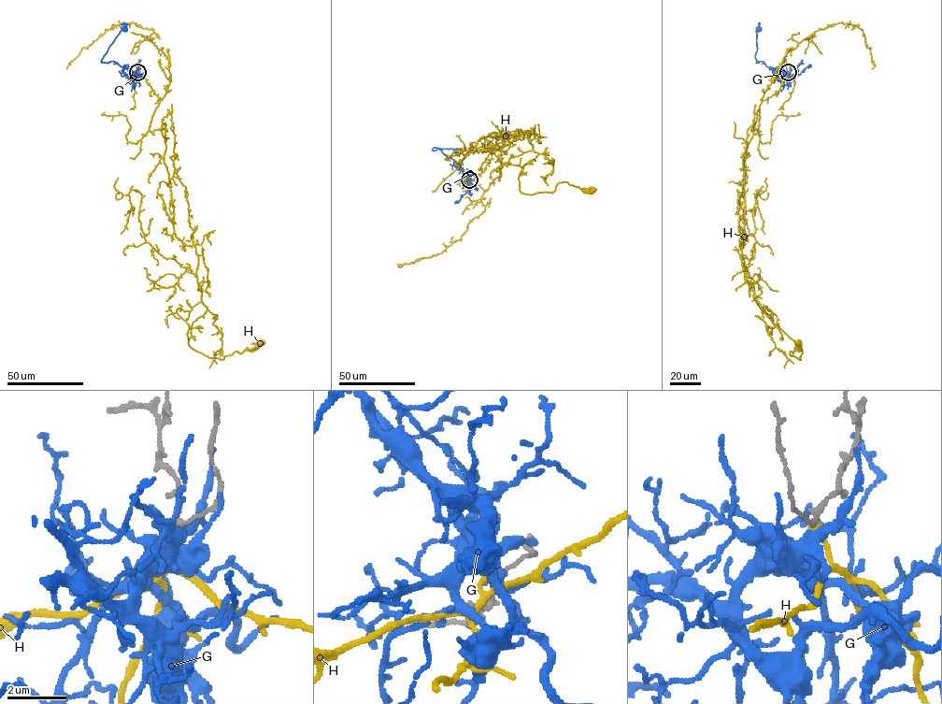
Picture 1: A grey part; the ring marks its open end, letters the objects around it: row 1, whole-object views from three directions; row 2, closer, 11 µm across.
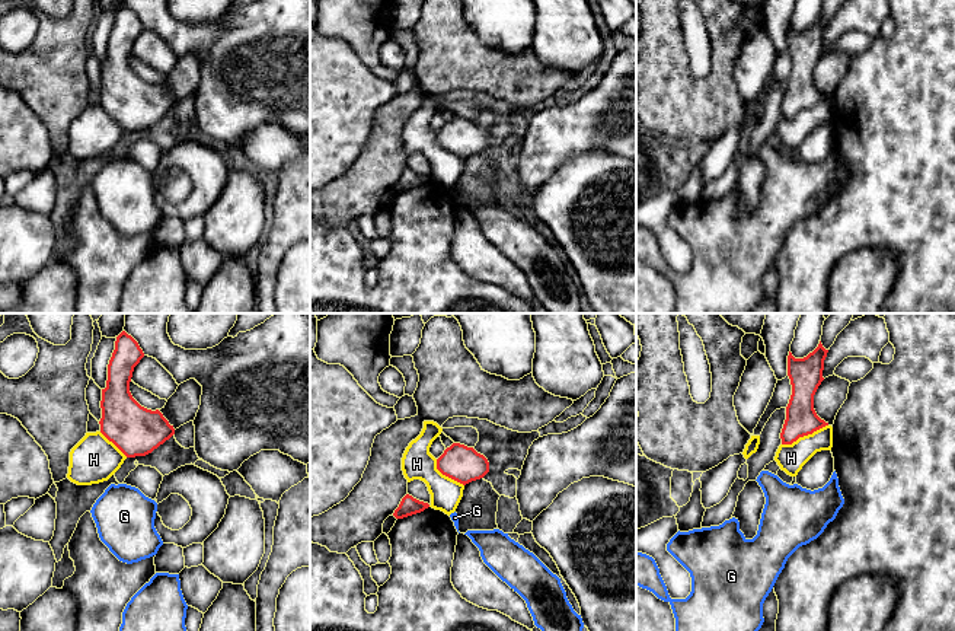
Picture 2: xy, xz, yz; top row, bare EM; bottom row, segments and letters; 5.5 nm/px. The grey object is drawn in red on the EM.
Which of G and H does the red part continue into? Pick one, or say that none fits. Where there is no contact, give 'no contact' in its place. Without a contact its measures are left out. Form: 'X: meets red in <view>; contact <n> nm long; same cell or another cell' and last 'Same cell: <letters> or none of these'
G: no contact; same cell
H: meets red in yz; contact 280 nm long; another cell
Same cell: G

